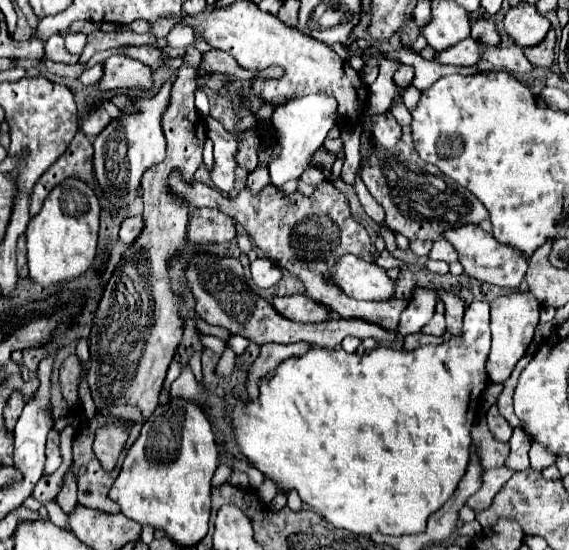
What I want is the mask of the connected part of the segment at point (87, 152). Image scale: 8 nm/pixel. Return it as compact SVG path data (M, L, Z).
M76 133L72 143L68 145L66 153L38 179L32 191L32 201L30 201L30 217L34 217L42 209L42 201L50 193L50 189L66 179L66 177L80 177L82 181L86 179L88 185L96 187L94 173L92 173L92 143L84 133Z

